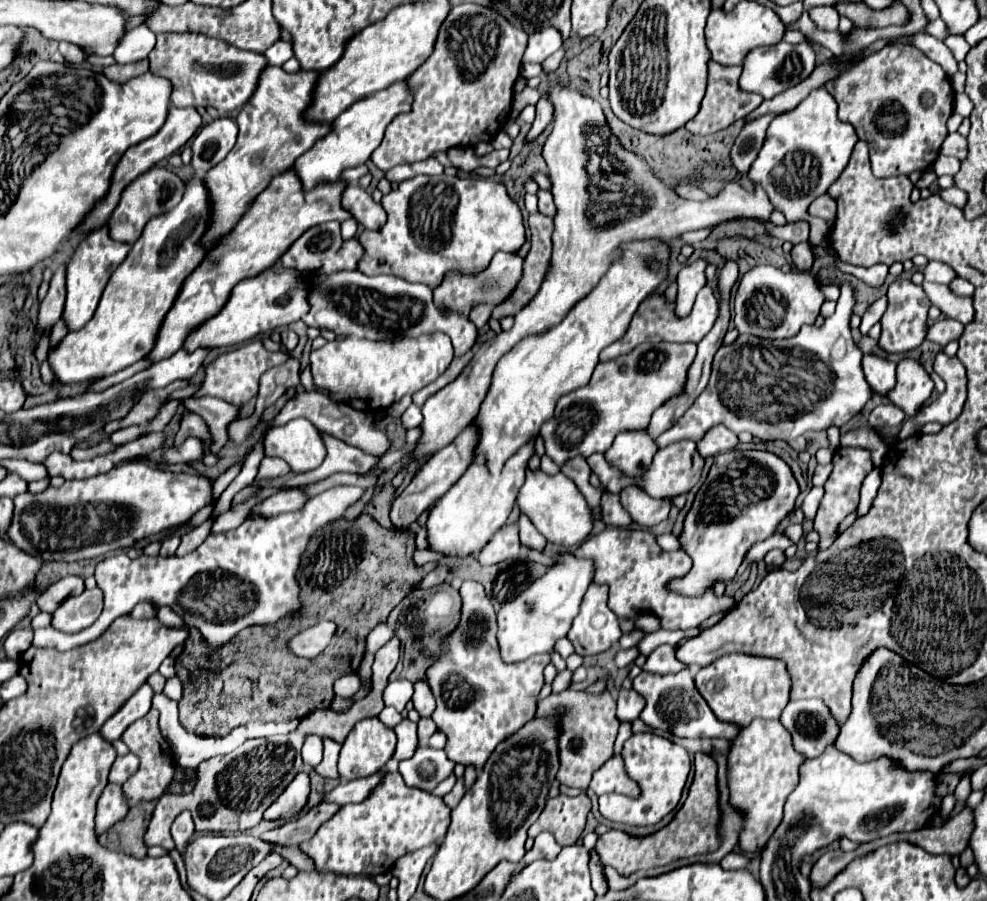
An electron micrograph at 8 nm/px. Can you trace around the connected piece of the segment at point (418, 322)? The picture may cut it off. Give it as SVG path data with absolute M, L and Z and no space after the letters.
M344 271L338 275L326 275L326 279L318 279L314 283L314 295L310 295L312 309L302 321L308 327L316 327L316 313L322 309L334 309L340 313L340 321L334 327L334 333L340 337L368 337L368 339L414 339L418 335L430 333L446 333L452 339L456 357L462 357L466 351L472 349L476 341L476 327L470 319L448 313L442 315L432 301L432 291L424 283L410 283L394 275L378 275L368 277L360 271Z

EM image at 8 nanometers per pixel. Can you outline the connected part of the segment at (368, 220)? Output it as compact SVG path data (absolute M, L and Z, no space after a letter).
M348 185L342 193L342 207L350 209L366 229L378 229L386 223L386 211L360 185Z

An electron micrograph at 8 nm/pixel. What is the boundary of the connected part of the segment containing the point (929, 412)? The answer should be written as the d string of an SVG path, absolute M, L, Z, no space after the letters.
M940 351L934 361L934 371L944 379L946 391L934 403L924 405L914 417L903 422L905 439L915 435L916 428L928 421L938 421L942 425L954 421L964 409L968 379L966 379L966 369L960 363L960 359L948 357L944 351Z

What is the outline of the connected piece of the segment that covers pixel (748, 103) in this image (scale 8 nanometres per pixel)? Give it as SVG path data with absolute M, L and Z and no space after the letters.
M710 59L710 63L708 63L708 87L706 87L706 95L702 99L702 107L700 107L698 115L690 123L686 123L686 129L690 133L710 135L710 133L716 133L720 129L726 129L734 121L746 117L750 111L754 111L764 101L762 95L748 93L748 91L740 89L740 85L738 85L740 75L742 75L742 67L720 65L714 59Z

